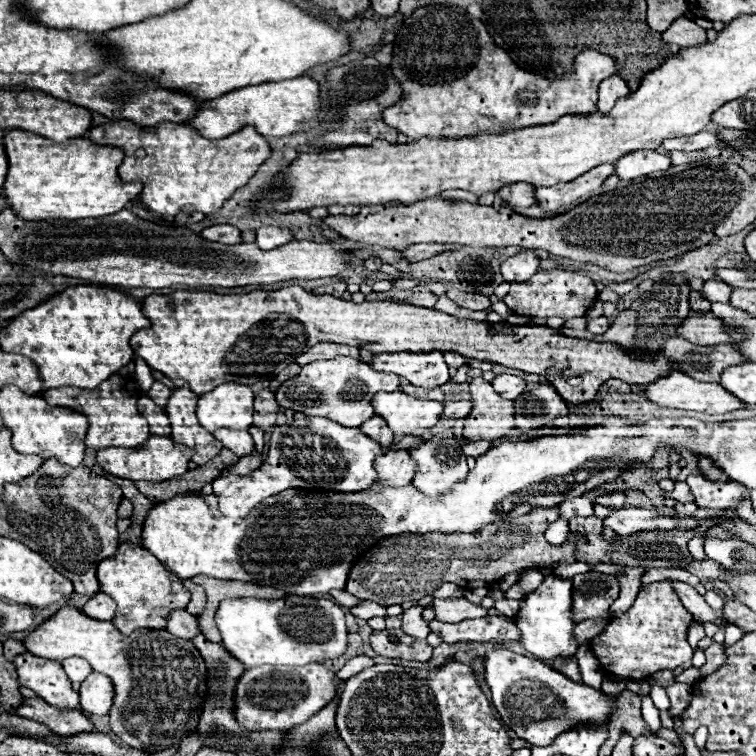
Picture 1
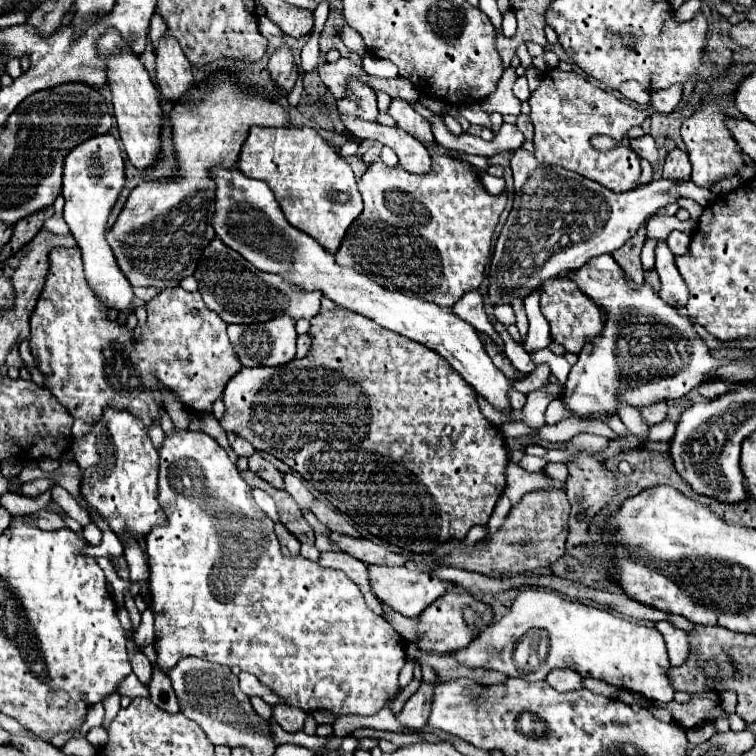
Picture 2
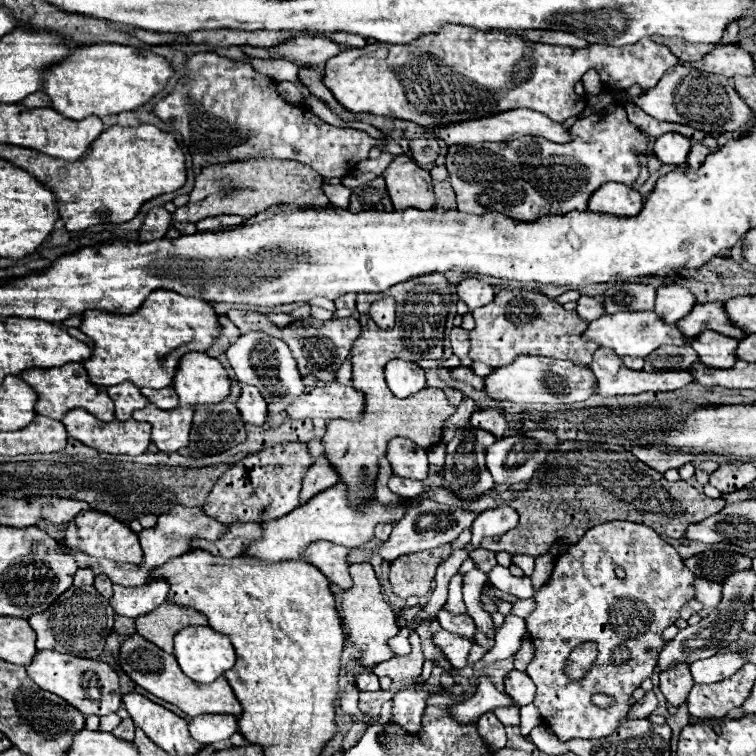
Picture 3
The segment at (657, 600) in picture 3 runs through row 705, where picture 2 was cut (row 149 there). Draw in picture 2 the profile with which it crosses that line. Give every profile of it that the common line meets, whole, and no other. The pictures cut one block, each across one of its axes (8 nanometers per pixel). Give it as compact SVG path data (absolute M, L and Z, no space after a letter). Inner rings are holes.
M560 68L546 72L546 76L540 80L540 86L532 92L528 104L532 108L530 116L536 130L534 154L538 162L556 164L566 170L578 172L588 180L604 184L612 192L628 192L638 186L640 158L634 150L622 146L622 140L626 138L630 128L642 126L648 116L646 110L636 110L616 96L598 90L584 76L576 72L562 72ZM594 134L612 136L618 146L608 152L598 152L590 146L590 136Z

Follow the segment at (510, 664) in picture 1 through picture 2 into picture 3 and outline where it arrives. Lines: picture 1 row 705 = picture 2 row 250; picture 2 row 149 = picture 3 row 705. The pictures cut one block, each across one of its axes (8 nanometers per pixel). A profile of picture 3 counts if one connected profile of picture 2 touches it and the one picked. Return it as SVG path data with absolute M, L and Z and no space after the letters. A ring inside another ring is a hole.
M510 670L504 678L504 692L512 696L518 706L526 706L534 700L534 682L524 672Z

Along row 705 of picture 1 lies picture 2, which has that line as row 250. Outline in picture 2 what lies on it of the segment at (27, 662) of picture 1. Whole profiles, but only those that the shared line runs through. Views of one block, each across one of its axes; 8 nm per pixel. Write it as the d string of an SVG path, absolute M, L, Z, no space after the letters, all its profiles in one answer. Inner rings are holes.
M52 248L48 254L48 266L44 290L30 316L30 350L40 362L38 368L46 376L46 388L50 388L50 392L74 418L98 422L102 408L112 406L128 408L132 414L140 416L146 426L150 426L152 420L158 420L158 408L162 406L162 396L154 398L152 390L160 388L172 390L174 398L194 412L202 412L204 408L212 410L214 400L222 398L226 380L242 368L240 362L236 362L236 352L226 336L226 322L206 308L200 292L184 292L180 286L162 290L146 304L147 330L134 338L134 344L130 344L132 332L118 326L118 322L110 322L106 318L108 308L92 296L92 288L88 288L84 278L78 248Z

